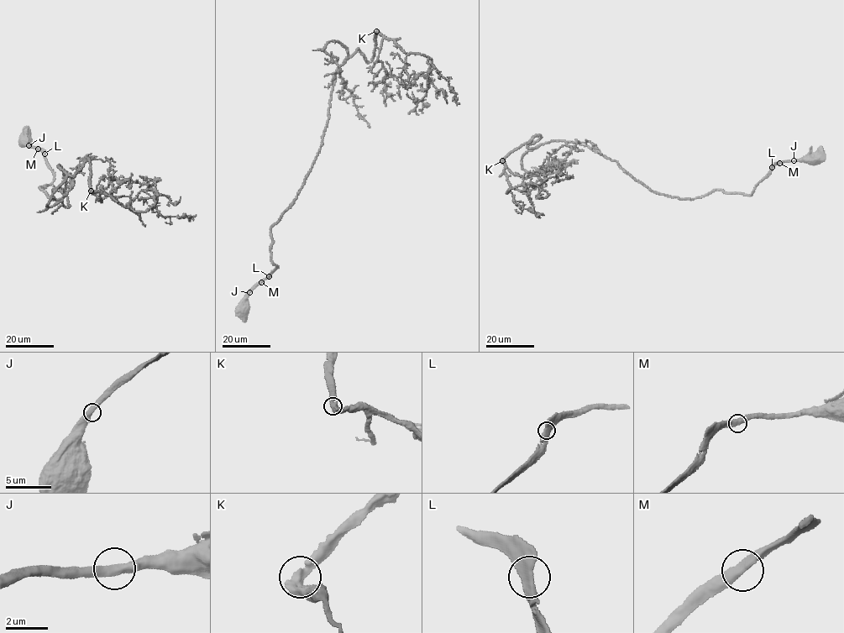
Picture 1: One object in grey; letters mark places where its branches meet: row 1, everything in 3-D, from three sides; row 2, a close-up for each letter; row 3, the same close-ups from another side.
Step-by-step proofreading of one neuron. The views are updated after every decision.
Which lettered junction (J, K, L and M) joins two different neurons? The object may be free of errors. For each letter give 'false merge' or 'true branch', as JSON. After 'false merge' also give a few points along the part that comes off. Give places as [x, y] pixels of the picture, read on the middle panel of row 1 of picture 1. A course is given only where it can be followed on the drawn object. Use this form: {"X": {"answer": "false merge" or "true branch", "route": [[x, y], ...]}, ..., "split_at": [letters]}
{"J": {"answer": "true branch"}, "K": {"answer": "true branch"}, "L": {"answer": "true branch"}, "M": {"answer": "true branch"}, "split_at": []}

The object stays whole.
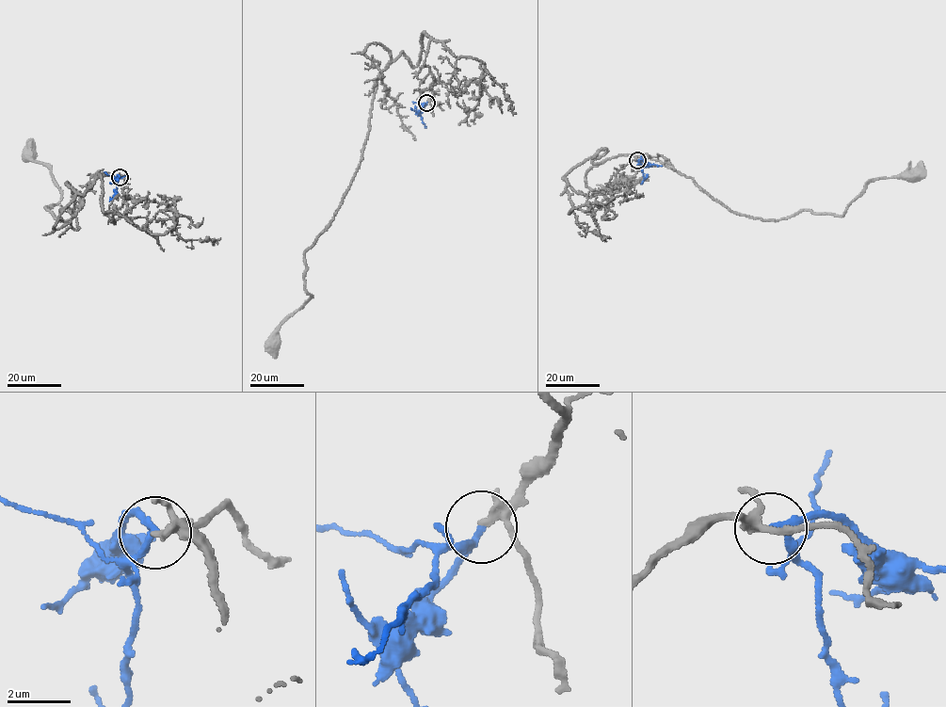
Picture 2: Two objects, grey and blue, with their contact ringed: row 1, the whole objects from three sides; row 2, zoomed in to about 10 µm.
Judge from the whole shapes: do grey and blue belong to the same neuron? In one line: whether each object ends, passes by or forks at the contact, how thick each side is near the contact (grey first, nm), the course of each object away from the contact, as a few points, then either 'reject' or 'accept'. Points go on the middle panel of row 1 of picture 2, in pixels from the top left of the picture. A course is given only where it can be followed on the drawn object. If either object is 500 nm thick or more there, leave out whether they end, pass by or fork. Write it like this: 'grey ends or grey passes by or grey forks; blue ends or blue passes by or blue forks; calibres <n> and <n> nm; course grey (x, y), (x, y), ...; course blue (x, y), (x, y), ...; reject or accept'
grey forks; blue passes by; calibres 150 and 160 nm; course grey (426, 102), (424, 32), (417, 65), (402, 53), (378, 75), (360, 167), (304, 253), (312, 297), (271, 345); course blue (426, 102), (418, 113), (410, 107); accept

